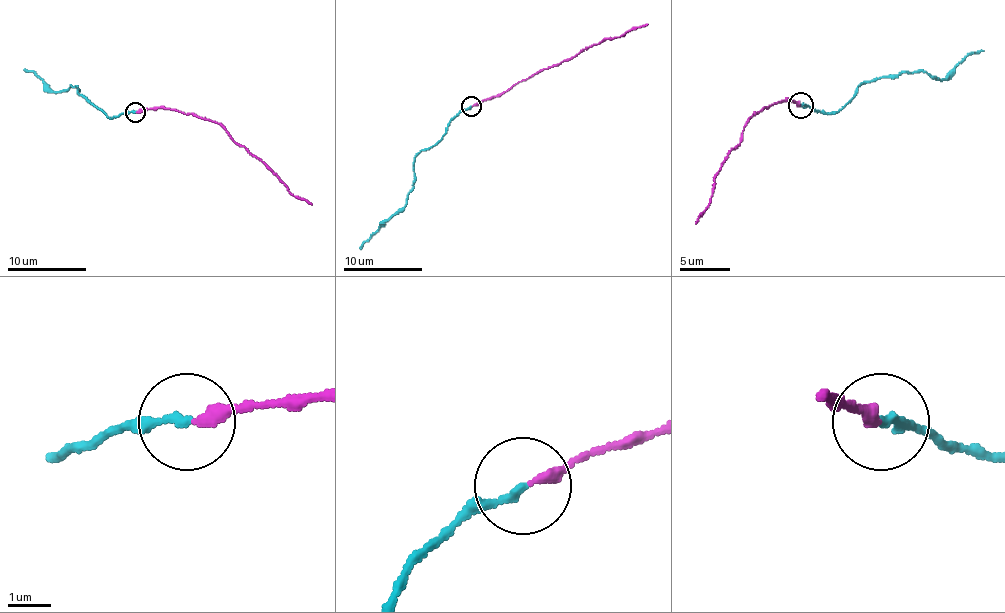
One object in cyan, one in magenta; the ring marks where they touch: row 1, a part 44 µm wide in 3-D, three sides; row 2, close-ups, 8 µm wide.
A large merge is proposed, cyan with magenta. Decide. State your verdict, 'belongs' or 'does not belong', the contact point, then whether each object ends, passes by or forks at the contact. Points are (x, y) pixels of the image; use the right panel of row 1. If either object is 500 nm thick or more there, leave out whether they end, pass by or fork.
belongs; at (800, 105); cyan ends there; magenta ends there

